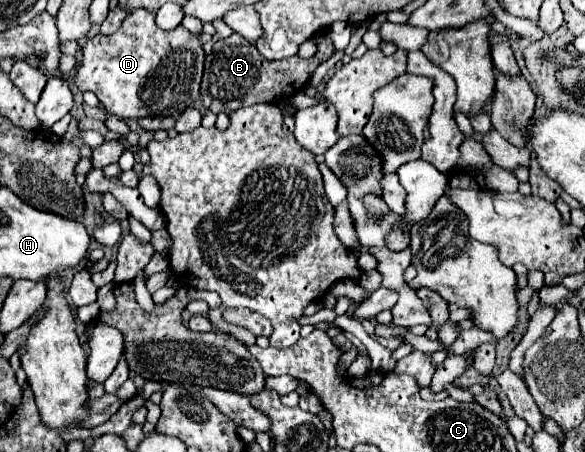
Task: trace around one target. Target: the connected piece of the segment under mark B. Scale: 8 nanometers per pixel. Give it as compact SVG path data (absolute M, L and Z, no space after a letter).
M233 33L227 39L219 39L213 43L211 55L205 57L205 73L201 81L201 97L203 105L213 111L213 113L233 113L239 107L245 105L255 105L255 103L271 103L275 99L289 99L297 91L301 91L313 71L319 67L319 63L327 61L335 53L335 45L331 39L323 39L317 45L317 53L311 59L301 59L299 55L279 59L279 61L269 61L265 59L255 45L249 41L243 41L237 33Z

